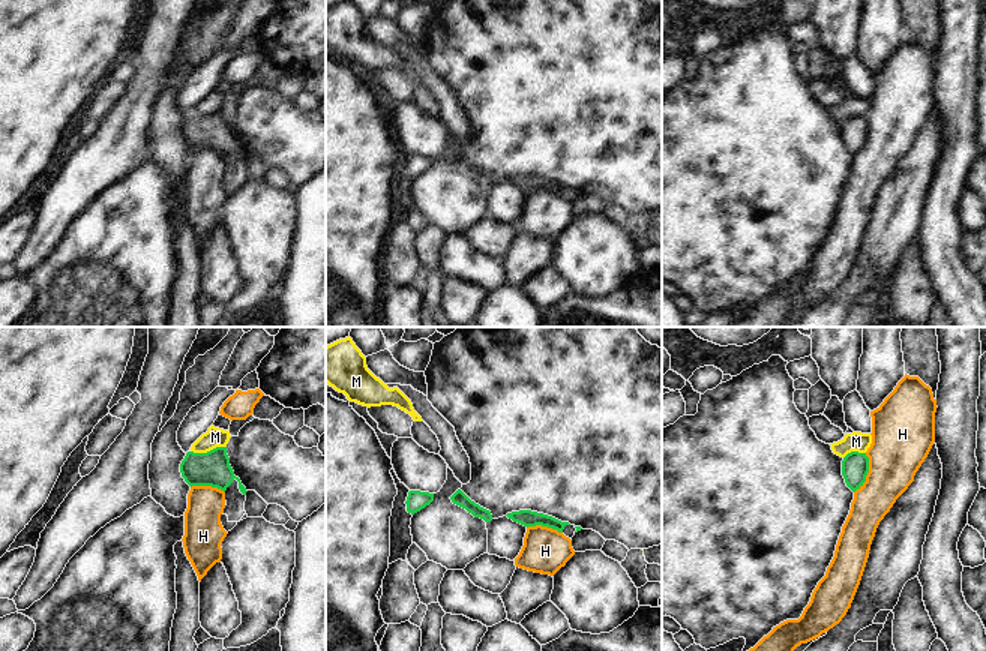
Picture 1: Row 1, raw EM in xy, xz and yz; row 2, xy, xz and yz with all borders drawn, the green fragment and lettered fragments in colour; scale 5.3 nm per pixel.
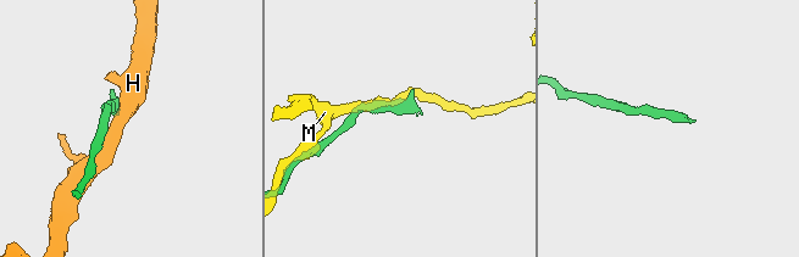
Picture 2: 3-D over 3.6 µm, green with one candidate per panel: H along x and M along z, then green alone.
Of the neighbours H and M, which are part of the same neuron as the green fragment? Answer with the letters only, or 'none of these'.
none of these

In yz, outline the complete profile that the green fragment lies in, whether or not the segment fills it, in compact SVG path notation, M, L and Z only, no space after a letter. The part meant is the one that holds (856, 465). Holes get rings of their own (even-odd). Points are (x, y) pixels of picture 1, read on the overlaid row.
M851 452L842 460L842 476L846 486L855 492L866 482L869 458L866 453Z

